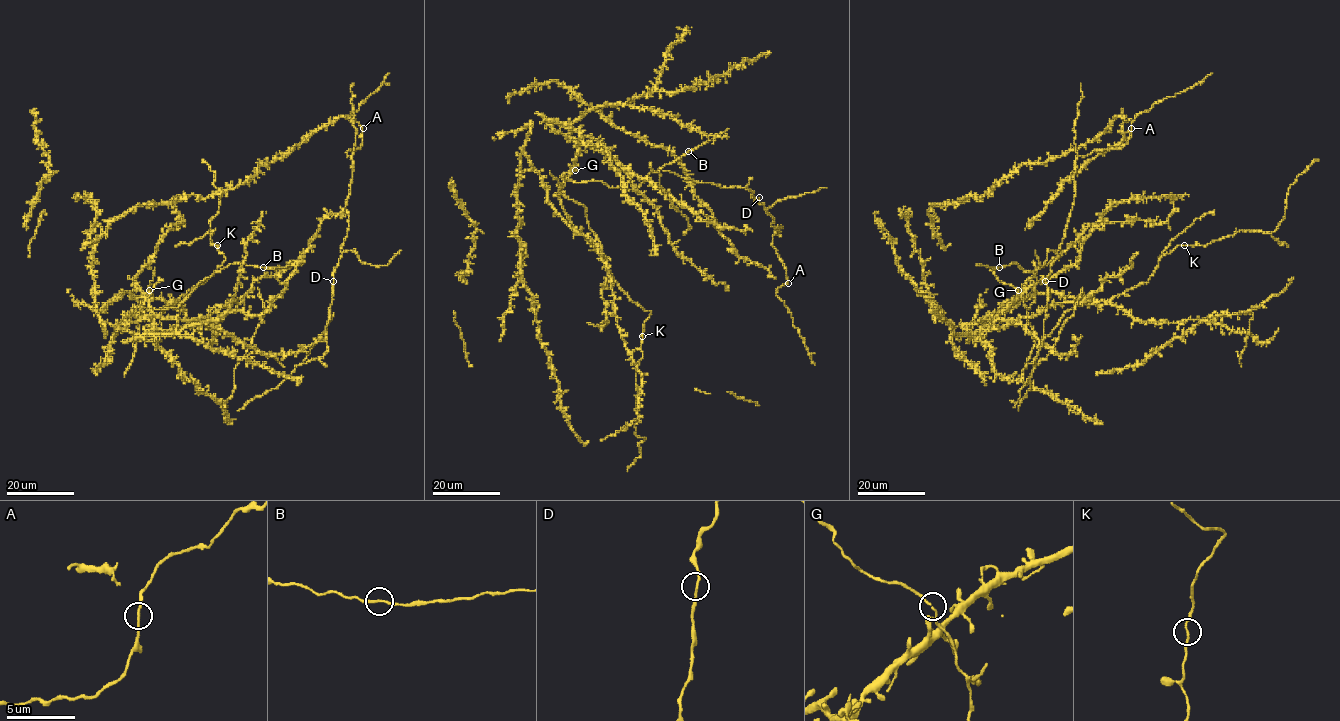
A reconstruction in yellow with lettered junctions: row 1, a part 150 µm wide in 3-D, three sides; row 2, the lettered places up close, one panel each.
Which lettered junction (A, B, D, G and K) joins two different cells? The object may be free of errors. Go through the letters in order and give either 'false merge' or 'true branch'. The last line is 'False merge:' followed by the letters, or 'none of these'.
A: true branch
B: true branch
D: true branch
G: true branch
K: true branch
False merge: none of these

